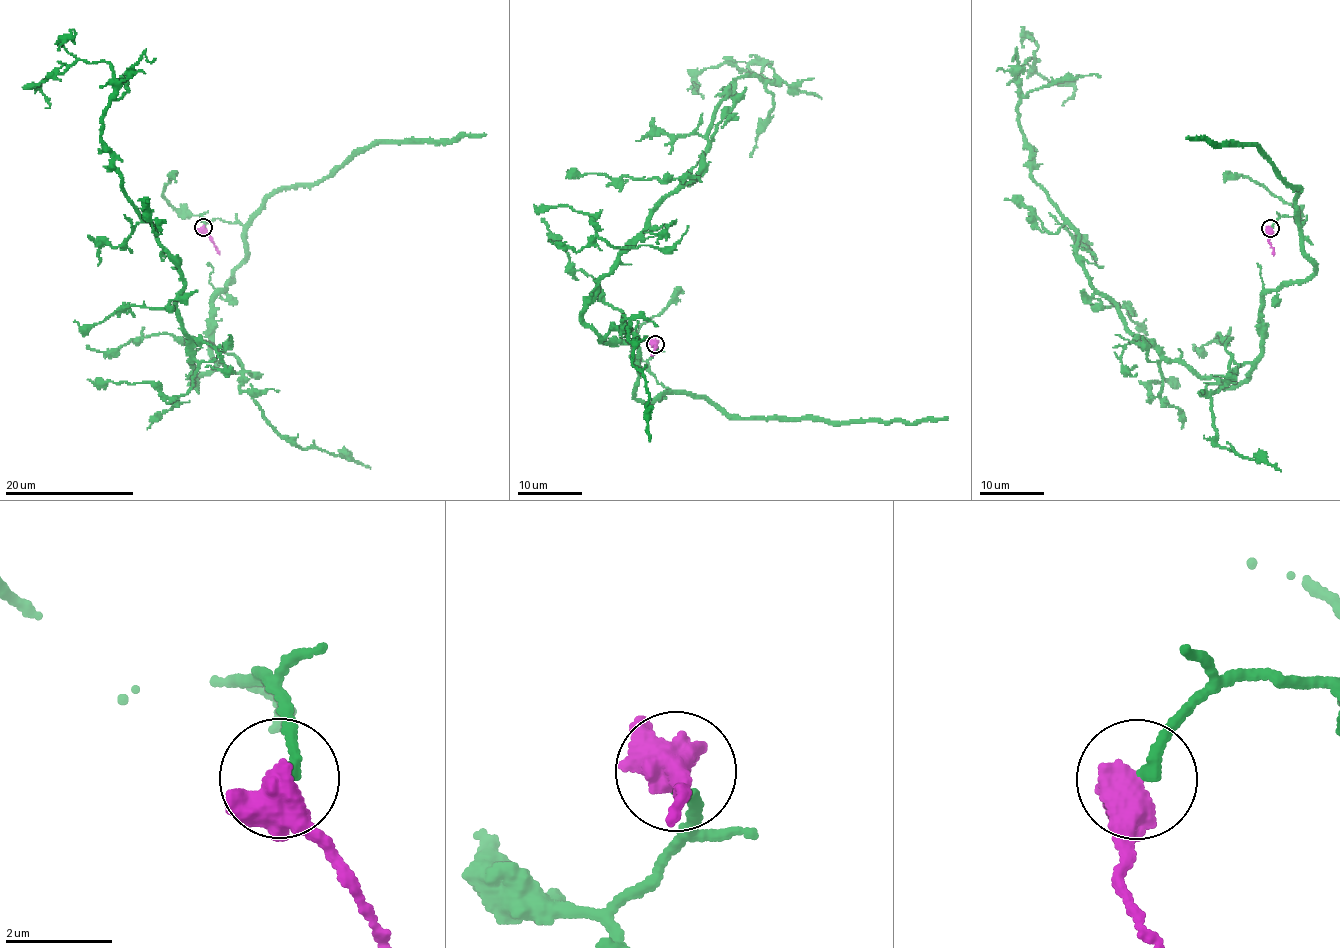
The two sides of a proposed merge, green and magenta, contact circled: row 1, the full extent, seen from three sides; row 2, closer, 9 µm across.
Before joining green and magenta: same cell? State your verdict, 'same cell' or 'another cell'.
same cell

